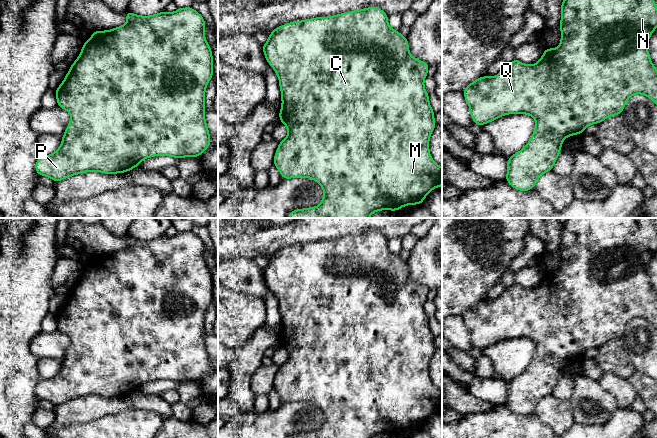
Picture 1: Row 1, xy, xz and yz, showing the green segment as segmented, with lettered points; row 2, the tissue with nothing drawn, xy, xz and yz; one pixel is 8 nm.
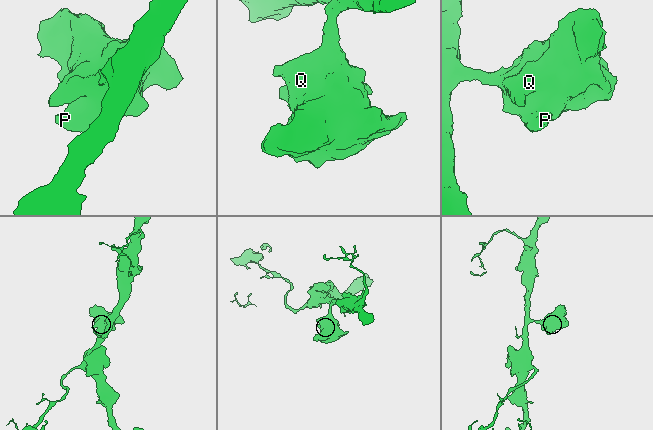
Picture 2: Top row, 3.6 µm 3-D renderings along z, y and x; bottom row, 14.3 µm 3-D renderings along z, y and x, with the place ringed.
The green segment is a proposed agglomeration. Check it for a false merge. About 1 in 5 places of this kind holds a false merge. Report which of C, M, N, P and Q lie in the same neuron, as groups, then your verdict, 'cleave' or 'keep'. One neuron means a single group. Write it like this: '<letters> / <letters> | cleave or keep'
C M N P Q | keep

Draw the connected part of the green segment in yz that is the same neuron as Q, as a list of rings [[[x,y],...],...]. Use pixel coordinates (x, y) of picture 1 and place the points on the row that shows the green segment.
[[[563,0],[561,3],[561,41],[555,49],[545,48],[541,59],[532,65],[523,64],[516,58],[505,65],[502,71],[494,77],[482,76],[470,83],[463,91],[465,100],[470,108],[473,122],[483,126],[507,114],[531,115],[536,122],[534,132],[526,146],[513,154],[507,161],[507,175],[505,180],[518,191],[529,191],[535,188],[539,177],[553,170],[554,164],[561,153],[561,145],[566,137],[583,134],[590,124],[599,124],[613,115],[622,114],[626,101],[634,94],[643,94],[657,104],[657,68],[652,64],[647,44],[651,34],[657,28],[657,7],[654,0]]]

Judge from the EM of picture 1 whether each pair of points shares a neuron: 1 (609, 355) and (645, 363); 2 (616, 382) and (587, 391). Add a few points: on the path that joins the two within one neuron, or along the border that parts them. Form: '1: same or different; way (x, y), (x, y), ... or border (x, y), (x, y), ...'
1: different; border (620, 338), (624, 344), (624, 350), (635, 369)
2: different; border (598, 380), (614, 397), (617, 404)

